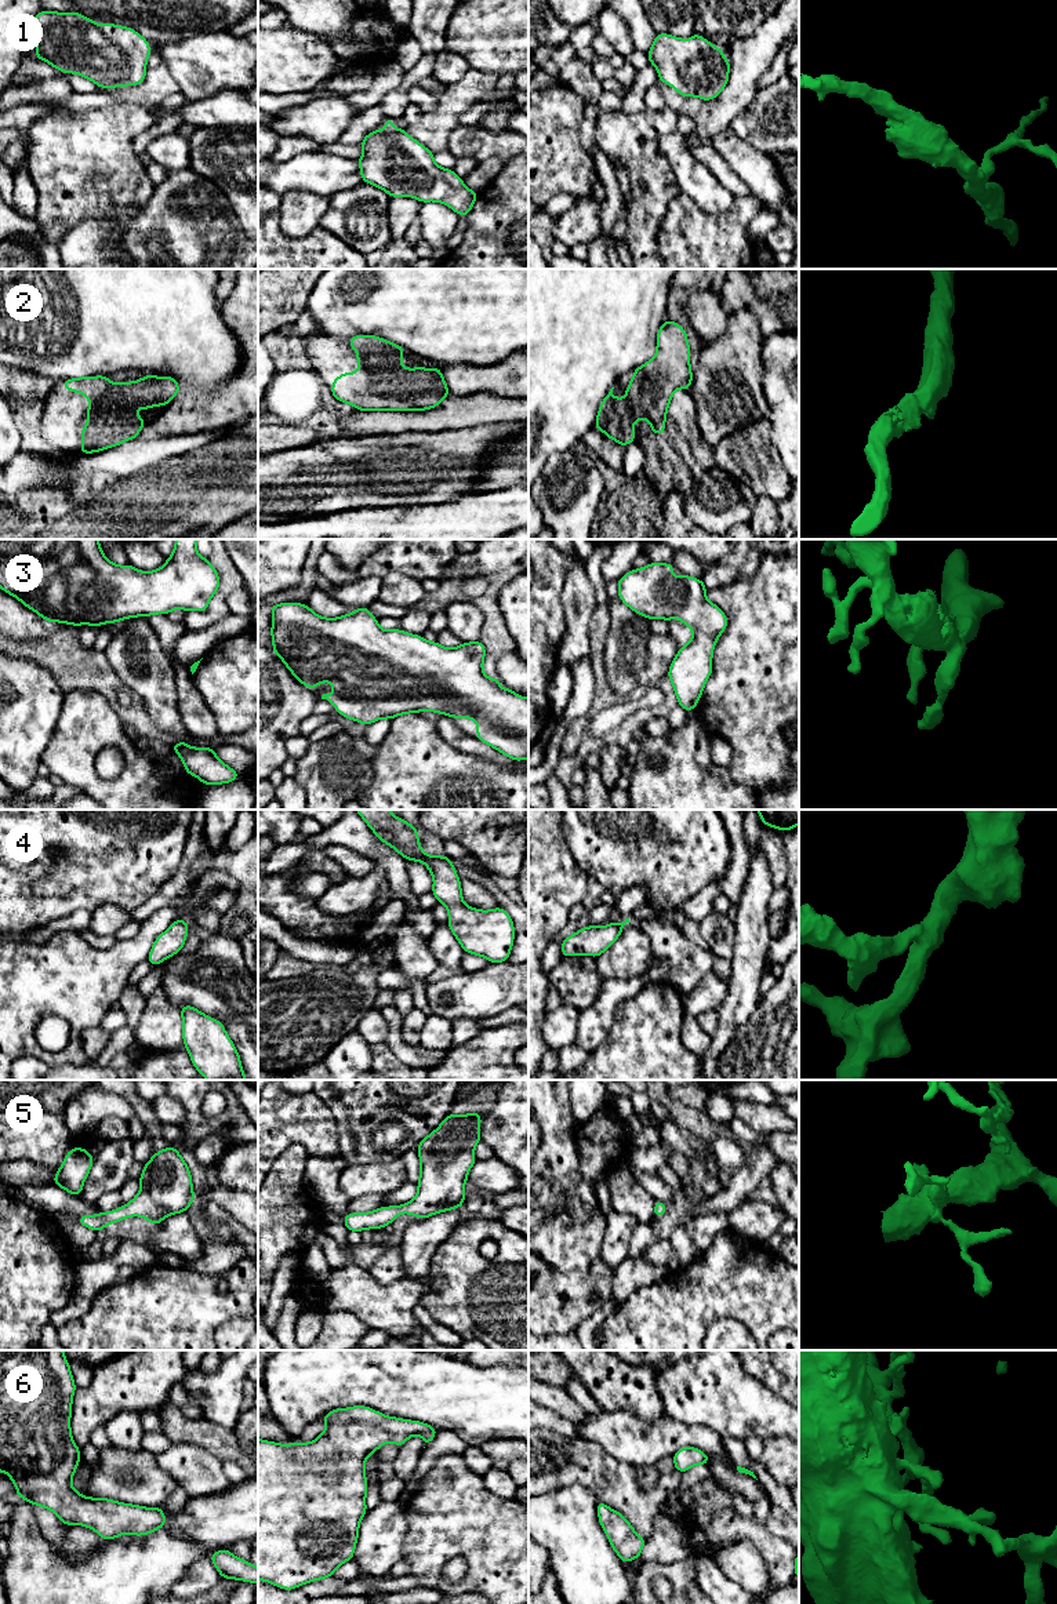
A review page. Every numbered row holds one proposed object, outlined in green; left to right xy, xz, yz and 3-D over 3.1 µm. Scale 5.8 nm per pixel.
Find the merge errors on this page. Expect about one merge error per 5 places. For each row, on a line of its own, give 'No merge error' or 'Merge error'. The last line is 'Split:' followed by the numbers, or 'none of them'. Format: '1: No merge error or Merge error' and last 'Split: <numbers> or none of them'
1: No merge error
2: No merge error
3: No merge error
4: No merge error
5: No merge error
6: No merge error
Split: none of them

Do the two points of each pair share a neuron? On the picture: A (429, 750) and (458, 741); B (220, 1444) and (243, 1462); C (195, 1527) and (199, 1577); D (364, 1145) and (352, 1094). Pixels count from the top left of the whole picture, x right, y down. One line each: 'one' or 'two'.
A: two
B: one
C: two
D: one

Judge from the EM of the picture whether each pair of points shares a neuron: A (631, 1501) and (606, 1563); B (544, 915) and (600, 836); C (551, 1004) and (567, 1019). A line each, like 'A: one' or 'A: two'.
A: two
B: two
C: two

